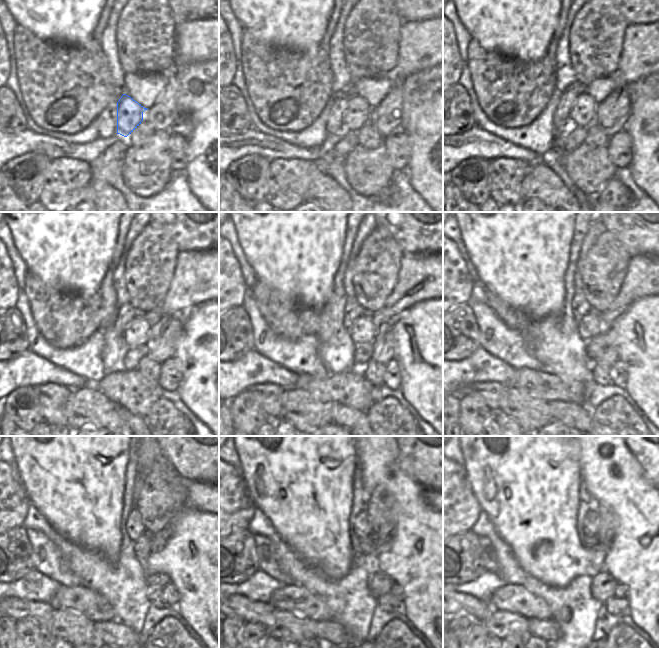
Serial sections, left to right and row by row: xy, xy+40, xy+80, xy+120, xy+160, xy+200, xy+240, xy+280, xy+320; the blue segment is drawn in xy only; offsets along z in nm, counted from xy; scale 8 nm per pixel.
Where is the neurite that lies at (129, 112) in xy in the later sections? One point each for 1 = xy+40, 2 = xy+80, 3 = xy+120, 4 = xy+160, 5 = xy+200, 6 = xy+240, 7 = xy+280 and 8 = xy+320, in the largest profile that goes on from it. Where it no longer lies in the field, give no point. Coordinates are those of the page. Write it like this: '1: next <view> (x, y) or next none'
1: next xy+40 (356, 115)
2: next xy+80 (582, 113)
3: next xy+120 (136, 334)
4: next xy+160 (363, 329)
5: next xy+200 (589, 326)
6: next xy+240 (142, 546)
7: next xy+280 (368, 544)
8: next xy+320 (588, 541)

